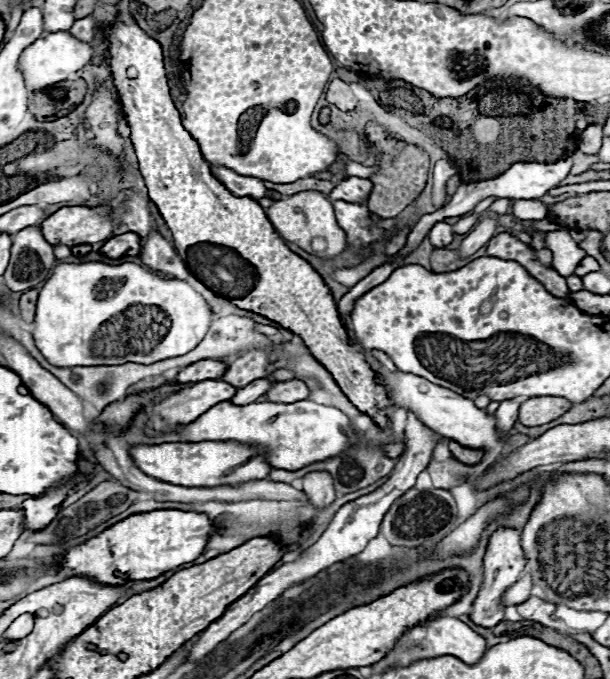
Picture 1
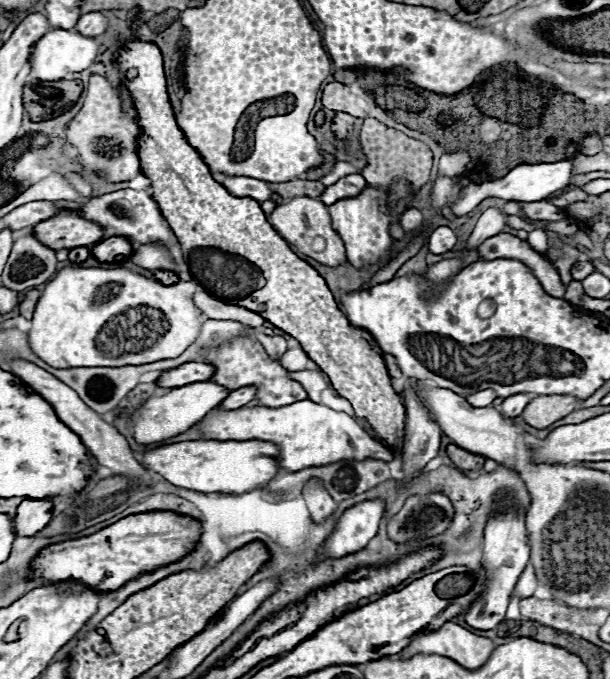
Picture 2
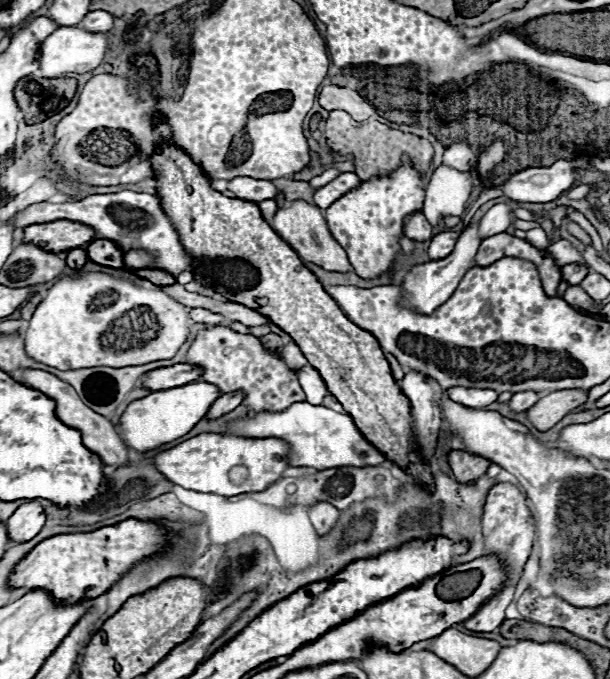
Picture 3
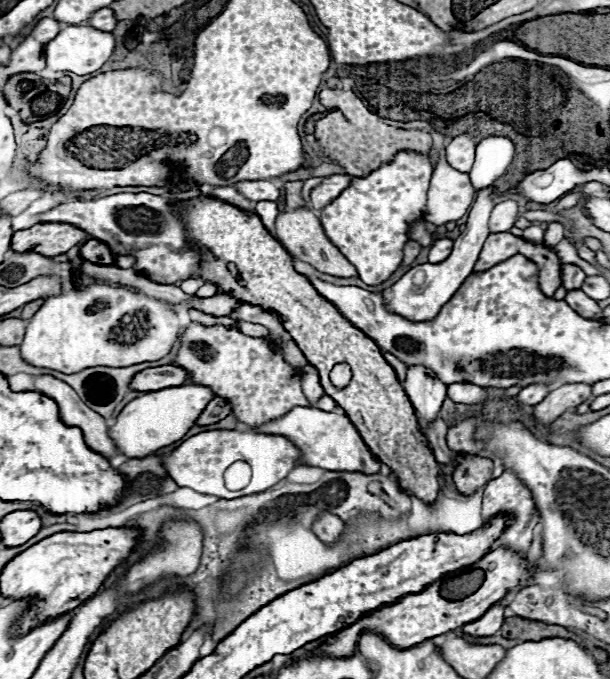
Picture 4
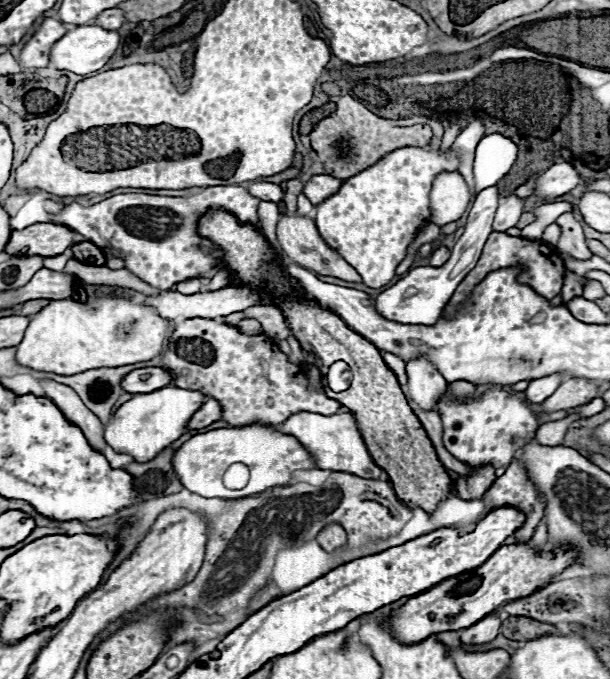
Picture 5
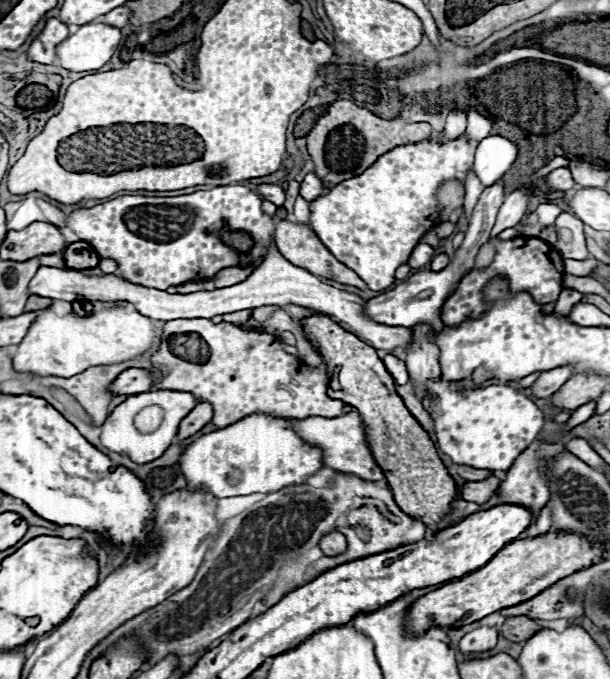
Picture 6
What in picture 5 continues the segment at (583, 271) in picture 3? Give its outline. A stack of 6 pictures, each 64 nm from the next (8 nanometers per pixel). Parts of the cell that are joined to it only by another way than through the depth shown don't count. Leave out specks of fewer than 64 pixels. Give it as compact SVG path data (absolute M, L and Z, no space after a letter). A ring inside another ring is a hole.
M566 272L564 276L564 286L562 286L562 304L566 306L568 300L572 300L572 296L582 296L582 286L580 286L580 278L574 272Z

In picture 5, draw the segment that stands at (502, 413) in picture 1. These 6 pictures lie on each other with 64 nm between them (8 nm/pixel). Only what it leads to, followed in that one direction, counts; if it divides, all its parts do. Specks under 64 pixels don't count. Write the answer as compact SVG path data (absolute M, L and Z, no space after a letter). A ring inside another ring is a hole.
M552 374L552 376L544 376L540 380L532 380L530 386L524 390L526 400L530 400L532 404L544 402L560 384L562 384L564 374Z

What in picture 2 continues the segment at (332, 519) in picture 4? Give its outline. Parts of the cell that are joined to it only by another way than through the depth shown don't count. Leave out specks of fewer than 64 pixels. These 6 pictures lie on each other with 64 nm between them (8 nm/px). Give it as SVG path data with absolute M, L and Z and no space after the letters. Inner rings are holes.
M310 480L304 488L304 500L310 510L310 516L316 524L322 524L328 516L336 512L336 502L330 498L330 494L320 486L318 480Z

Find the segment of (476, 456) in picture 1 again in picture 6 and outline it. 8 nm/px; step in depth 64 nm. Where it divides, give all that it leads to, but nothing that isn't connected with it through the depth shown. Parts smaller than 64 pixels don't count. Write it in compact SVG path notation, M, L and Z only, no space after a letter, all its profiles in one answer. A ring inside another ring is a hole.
M494 476L488 480L480 480L480 482L466 482L462 486L462 498L468 502L484 504L498 494L498 488L500 488L500 480Z

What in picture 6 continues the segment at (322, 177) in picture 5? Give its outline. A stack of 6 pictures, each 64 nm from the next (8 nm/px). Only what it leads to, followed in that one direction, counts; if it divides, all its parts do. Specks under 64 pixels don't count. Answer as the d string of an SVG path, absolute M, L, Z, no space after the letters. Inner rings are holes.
M310 172L310 174L306 174L304 176L304 180L300 182L300 196L304 198L304 200L308 200L308 202L312 202L312 200L316 200L318 196L322 196L326 190L324 190L324 186L322 186L322 182Z

